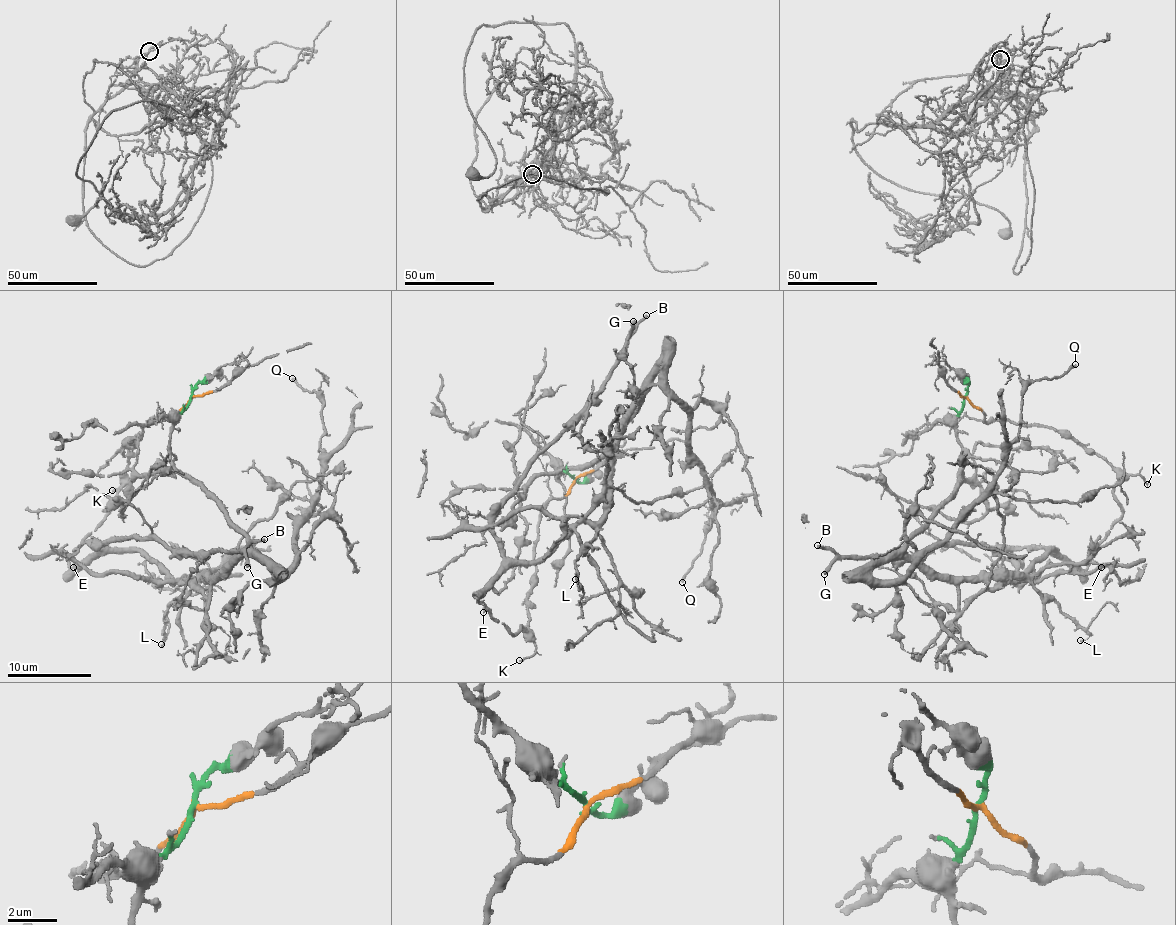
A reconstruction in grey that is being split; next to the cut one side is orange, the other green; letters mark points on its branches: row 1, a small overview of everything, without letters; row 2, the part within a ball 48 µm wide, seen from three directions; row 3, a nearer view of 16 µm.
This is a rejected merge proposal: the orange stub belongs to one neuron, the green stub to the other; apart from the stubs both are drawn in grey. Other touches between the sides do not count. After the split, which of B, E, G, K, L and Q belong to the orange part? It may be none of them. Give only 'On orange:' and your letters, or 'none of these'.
On orange: B, E, G, K

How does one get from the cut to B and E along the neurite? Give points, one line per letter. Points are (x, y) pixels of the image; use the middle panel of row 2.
B: (574, 479), (540, 513), (526, 631), (511, 634), (479, 597), (503, 558), (497, 504), (647, 314)
E: (574, 479), (563, 496), (553, 498), (540, 513), (526, 631), (522, 625), (513, 635), (481, 604), (484, 612)

